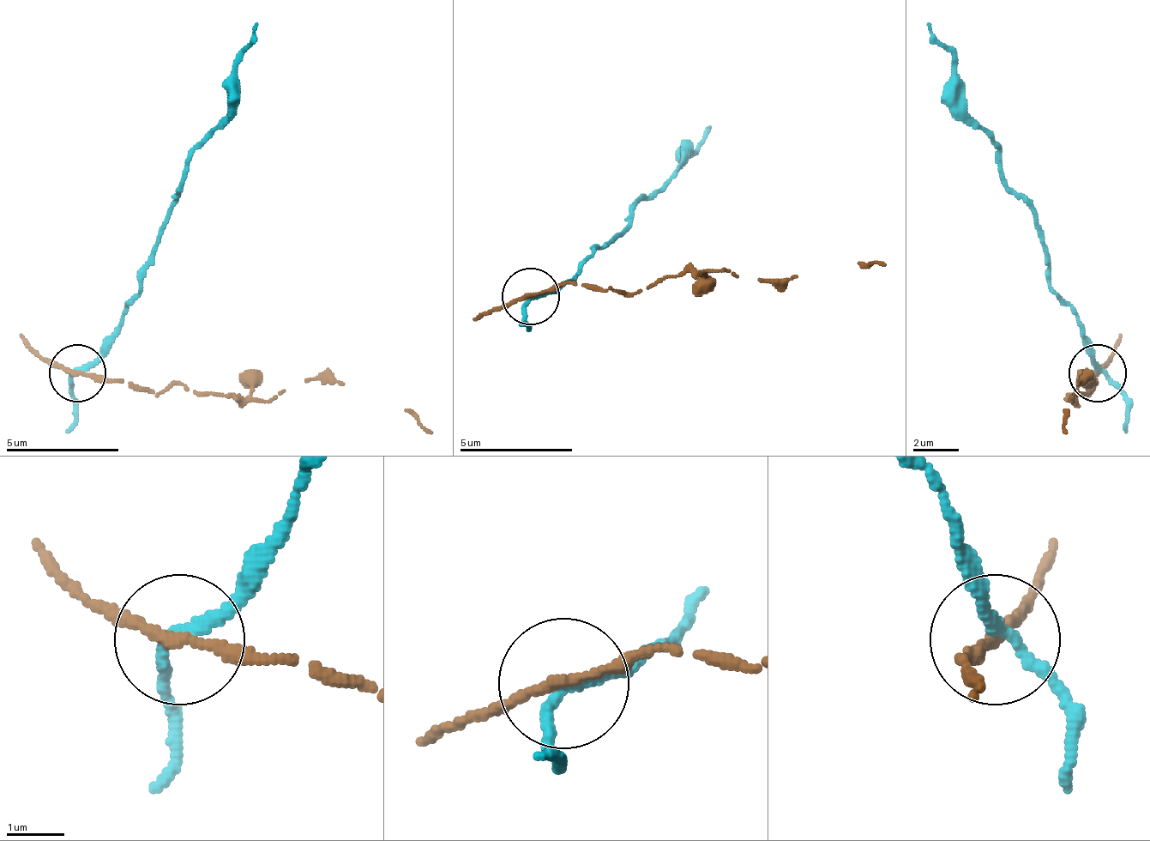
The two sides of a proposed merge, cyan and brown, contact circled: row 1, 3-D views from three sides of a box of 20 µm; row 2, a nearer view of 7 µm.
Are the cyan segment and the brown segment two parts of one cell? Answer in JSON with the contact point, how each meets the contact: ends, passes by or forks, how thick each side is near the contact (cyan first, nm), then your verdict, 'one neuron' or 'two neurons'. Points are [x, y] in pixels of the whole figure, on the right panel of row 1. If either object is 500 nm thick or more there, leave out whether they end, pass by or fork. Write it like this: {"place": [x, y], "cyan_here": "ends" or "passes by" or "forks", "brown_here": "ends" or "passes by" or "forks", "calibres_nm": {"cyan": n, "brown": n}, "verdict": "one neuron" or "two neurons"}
{"place": [1098, 373], "cyan_here": "passes by", "brown_here": "passes by", "calibres_nm": {"cyan": 180, "brown": 170}, "verdict": "two neurons"}

